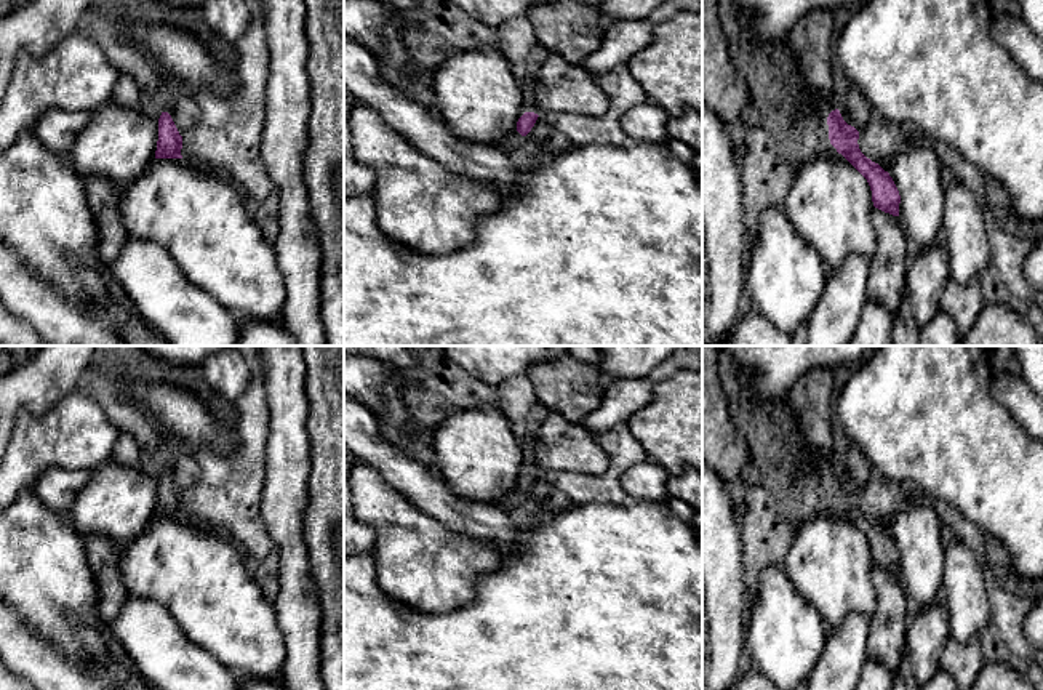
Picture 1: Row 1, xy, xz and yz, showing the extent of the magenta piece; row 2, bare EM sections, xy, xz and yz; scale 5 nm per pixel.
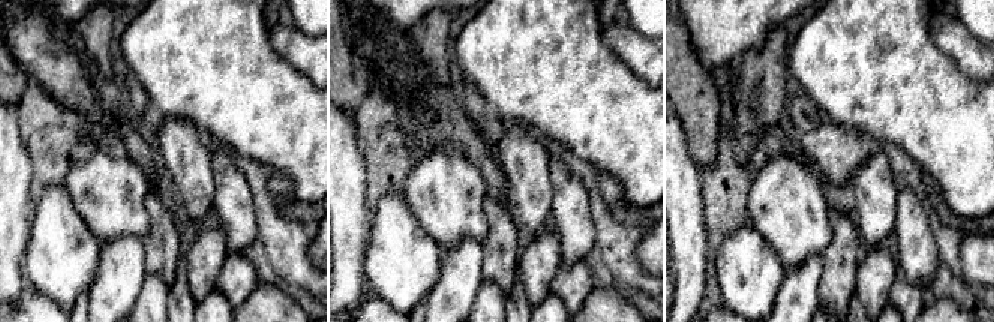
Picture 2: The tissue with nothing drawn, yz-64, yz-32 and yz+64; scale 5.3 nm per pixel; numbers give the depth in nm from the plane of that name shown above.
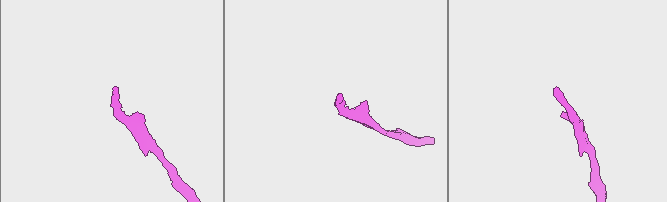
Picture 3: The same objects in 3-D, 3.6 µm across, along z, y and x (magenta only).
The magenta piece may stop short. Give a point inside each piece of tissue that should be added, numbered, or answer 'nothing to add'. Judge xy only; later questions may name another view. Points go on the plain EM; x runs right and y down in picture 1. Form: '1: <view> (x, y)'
nothing to add

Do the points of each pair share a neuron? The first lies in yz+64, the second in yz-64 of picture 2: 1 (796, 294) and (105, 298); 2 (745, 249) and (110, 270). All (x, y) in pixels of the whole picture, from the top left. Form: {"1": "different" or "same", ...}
{"1": "same", "2": "different"}

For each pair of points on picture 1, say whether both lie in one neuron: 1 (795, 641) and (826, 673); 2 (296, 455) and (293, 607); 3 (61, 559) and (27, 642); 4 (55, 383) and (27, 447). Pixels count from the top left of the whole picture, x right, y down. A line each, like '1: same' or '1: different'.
1: different
2: same
3: different
4: different

